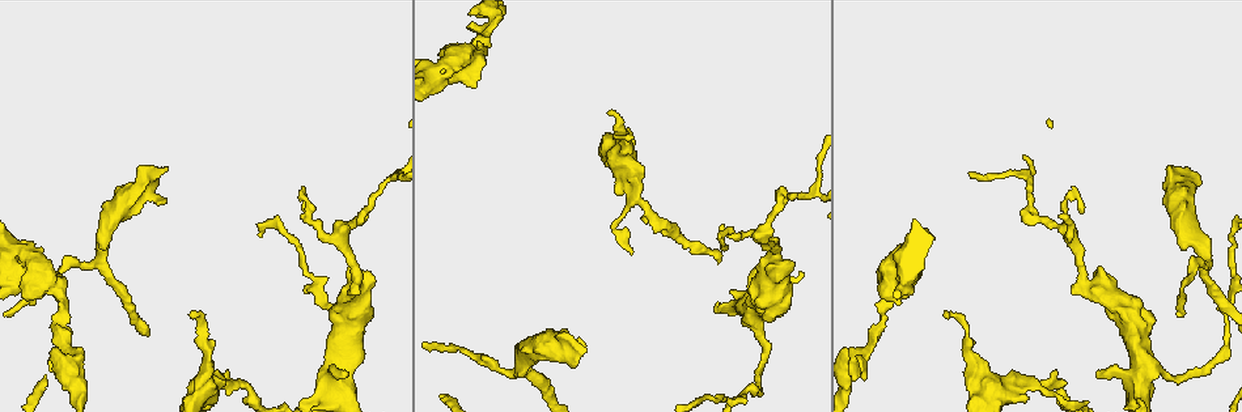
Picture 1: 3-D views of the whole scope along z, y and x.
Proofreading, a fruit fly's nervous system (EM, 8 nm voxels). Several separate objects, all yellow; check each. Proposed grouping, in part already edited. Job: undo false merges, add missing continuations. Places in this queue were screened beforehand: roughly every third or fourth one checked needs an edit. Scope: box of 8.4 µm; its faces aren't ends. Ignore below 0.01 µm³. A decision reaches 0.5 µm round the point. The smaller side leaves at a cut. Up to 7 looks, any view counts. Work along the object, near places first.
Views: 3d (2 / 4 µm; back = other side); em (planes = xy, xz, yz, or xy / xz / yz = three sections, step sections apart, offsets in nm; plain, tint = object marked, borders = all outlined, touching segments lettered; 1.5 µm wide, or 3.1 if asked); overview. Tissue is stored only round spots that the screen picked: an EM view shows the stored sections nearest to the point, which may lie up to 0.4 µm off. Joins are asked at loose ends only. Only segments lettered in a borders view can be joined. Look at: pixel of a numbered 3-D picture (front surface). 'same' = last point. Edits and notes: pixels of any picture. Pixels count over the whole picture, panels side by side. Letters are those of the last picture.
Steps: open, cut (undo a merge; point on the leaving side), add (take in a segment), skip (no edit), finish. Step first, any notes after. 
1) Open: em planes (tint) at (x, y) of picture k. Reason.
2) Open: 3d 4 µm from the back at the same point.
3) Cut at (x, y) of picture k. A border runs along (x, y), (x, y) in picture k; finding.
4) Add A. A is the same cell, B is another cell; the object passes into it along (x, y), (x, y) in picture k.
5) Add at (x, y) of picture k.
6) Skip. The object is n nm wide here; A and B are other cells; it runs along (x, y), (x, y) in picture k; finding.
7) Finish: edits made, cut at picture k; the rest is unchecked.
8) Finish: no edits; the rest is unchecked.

Open: em planes (borders) at (34, 248) of picture 1. An open end.

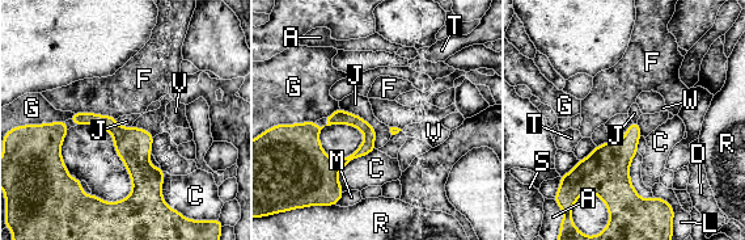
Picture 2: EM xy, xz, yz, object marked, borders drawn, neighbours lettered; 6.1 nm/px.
Skip. The longest contact is with J, 340 nm; A, C, D, F, G, J, L, M, R, S, T, V and W are other cells; a border runs along (339, 106), (375, 130), (376, 148) in picture 2; no lettered segment goes on from it.

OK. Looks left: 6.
Open: em planes (plain) at (521, 372) of picture 1. Arms part here.

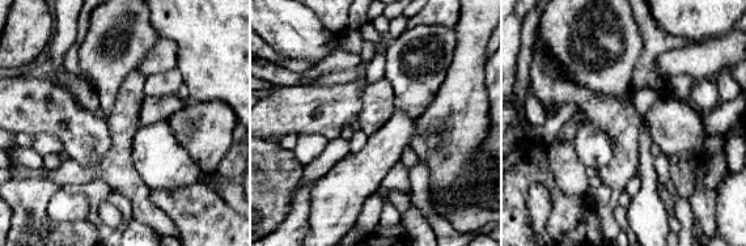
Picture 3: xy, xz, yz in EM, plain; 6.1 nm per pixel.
Open: em planes (borders) at the same point. What lies round it.

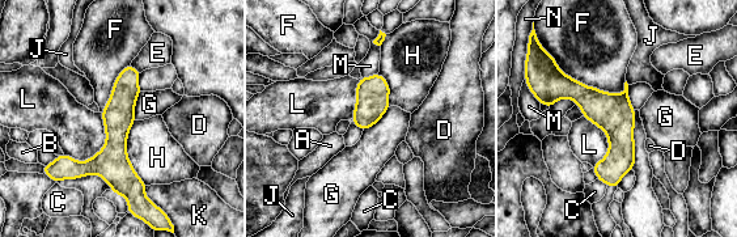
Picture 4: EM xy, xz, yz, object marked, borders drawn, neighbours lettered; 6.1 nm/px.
Skip. The longest contact is with F, 500 nm; A, B, C, D, E, F, G, H, J, K, L, M and N are other cells; a border runs along (390, 106), (373, 125), (363, 131) in picture 4; all the same cell.

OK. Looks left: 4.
Open: 3d 2 µm at (149, 167) of picture 1. An open end.

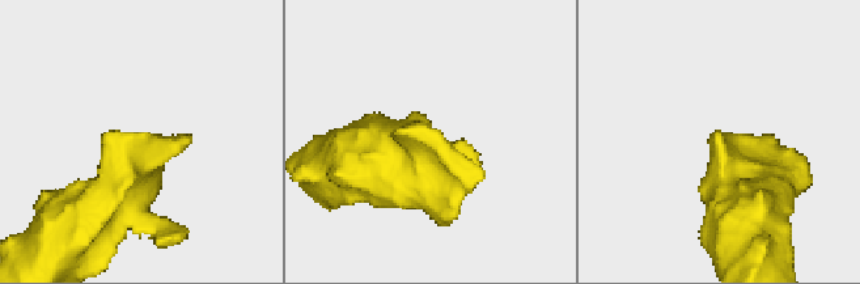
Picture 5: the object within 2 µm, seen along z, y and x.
Open: em yz step 8 (tint) at (710, 133) of picture 5. Need the tissue.

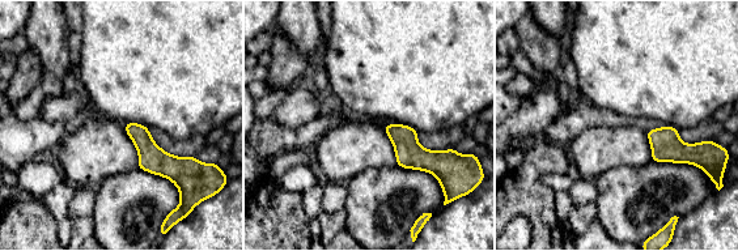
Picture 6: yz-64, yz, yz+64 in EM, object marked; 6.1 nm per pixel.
Open: em planes (borders) at the same point. Another direction.

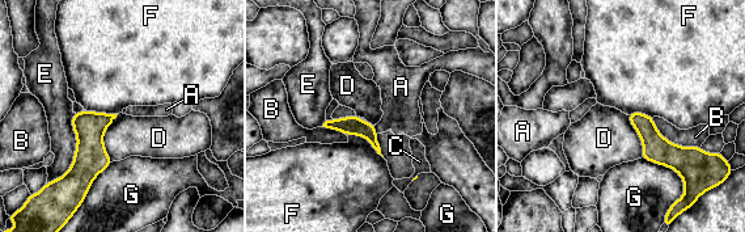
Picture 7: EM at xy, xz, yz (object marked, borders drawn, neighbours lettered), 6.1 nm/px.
Skip. A, B, C, D, E, F and G are other cells; it runs along (329, 123), (360, 127), (375, 143) in picture 7; no lettered segment goes on from it.

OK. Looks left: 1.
Finish: no edits; the rest is unchecked.

